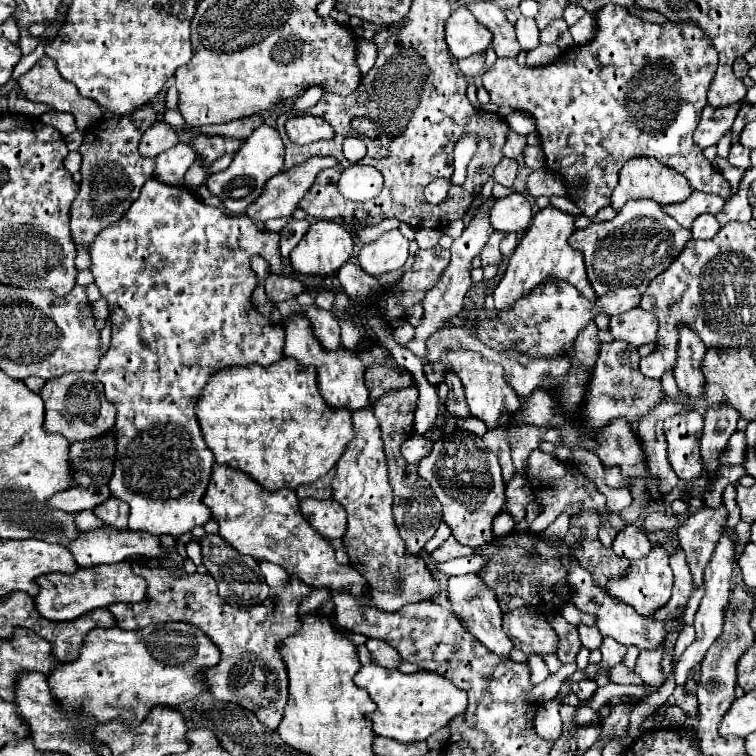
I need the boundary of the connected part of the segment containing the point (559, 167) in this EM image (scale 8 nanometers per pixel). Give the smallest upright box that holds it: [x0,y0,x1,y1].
[483,3,731,219]

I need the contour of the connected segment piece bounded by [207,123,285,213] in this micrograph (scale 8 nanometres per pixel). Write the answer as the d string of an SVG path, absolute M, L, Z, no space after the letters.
M263 123L243 143L243 147L237 151L233 163L225 171L213 173L207 179L207 189L215 197L219 197L219 201L225 205L227 211L243 213L243 209L247 209L247 205L251 201L255 201L255 197L259 197L259 193L263 191L263 185L273 175L277 175L281 171L281 167L283 167L283 153L285 153L285 147L283 147L283 141L281 141L277 129L273 129L273 127Z

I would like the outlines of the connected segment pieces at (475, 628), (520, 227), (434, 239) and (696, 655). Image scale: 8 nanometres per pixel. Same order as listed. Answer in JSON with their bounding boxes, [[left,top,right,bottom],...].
[[449,573,513,657],[489,193,533,233],[415,229,441,249],[675,531,735,685]]

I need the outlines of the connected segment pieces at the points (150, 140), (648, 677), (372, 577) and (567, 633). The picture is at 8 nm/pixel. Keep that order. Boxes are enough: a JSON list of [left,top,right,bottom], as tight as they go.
[[139,121,179,159],[635,649,663,687],[333,409,441,613],[549,615,581,663]]

